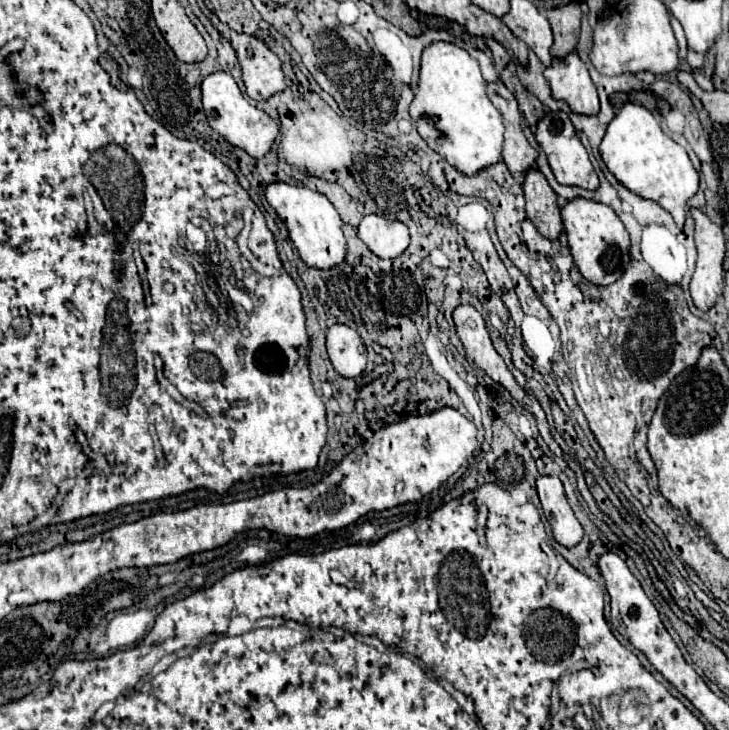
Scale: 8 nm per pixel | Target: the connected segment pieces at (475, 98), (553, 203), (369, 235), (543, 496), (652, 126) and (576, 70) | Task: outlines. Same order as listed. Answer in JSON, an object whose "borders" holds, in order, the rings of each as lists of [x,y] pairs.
{"borders":[[[[433,41],[423,49],[419,87],[409,105],[409,115],[427,145],[465,175],[501,161],[503,117],[487,99],[485,87],[477,59],[465,49],[447,41]]],[[[531,167],[523,177],[523,191],[527,201],[527,217],[537,227],[537,231],[547,239],[557,239],[563,231],[559,203],[555,191],[549,187],[545,175]]],[[[365,215],[365,219],[359,225],[359,239],[365,241],[365,245],[381,259],[393,259],[399,257],[407,245],[409,245],[409,231],[401,221],[389,221],[379,215]]],[[[539,477],[537,491],[555,541],[563,547],[575,547],[583,537],[583,527],[567,503],[561,481],[557,477]]],[[[625,103],[609,123],[607,133],[599,145],[599,153],[607,169],[627,189],[643,195],[645,199],[655,199],[673,215],[675,223],[683,227],[685,205],[699,189],[699,173],[695,171],[685,147],[663,133],[651,111],[647,111],[643,105]]],[[[569,53],[565,59],[555,57],[545,69],[545,79],[551,85],[553,97],[567,101],[575,113],[599,113],[597,89],[577,53]]]]}

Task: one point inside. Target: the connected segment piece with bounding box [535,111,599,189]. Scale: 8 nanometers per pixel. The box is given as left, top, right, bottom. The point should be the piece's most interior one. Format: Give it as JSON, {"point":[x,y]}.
{"point":[555,133]}

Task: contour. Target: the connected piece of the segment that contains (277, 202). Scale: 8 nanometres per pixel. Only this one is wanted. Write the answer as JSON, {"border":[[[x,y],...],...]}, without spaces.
{"border":[[[271,183],[265,191],[267,201],[277,211],[277,215],[285,221],[289,229],[289,237],[297,247],[299,257],[315,269],[331,269],[343,263],[347,255],[347,241],[343,235],[343,221],[331,201],[317,191],[311,191],[303,185],[287,185],[287,183]]]}

